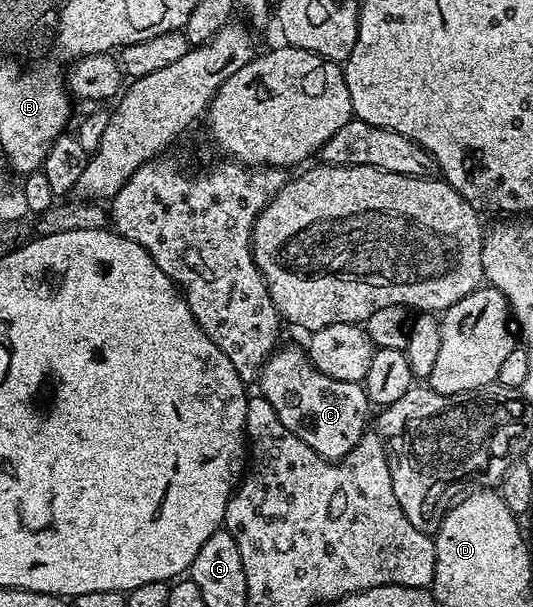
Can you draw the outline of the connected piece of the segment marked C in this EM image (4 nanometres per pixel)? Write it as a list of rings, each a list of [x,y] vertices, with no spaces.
[[[284,347],[273,351],[272,356],[264,362],[264,368],[258,376],[258,391],[266,401],[278,413],[278,421],[290,429],[290,433],[297,435],[314,453],[318,453],[323,459],[339,461],[345,459],[353,451],[361,439],[364,438],[368,427],[368,409],[370,402],[363,382],[351,383],[350,381],[338,381],[334,377],[326,377],[326,373],[319,371],[308,358],[307,350],[296,347]]]

